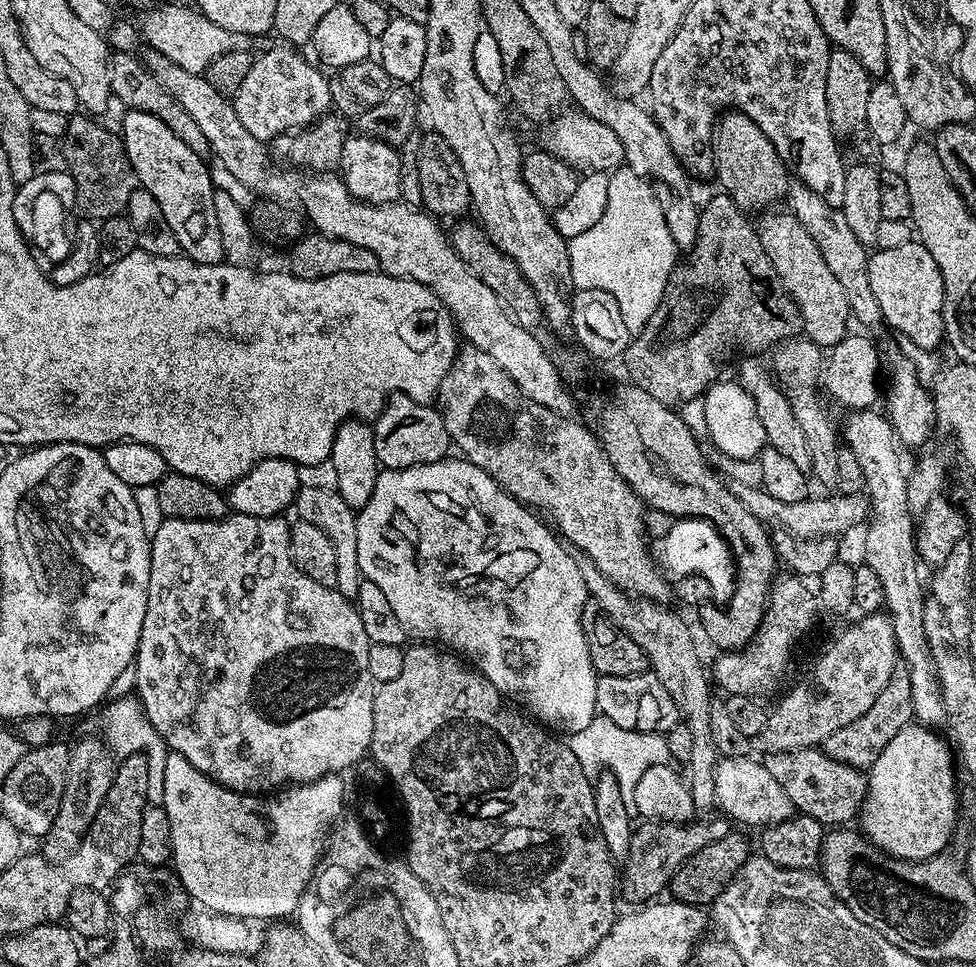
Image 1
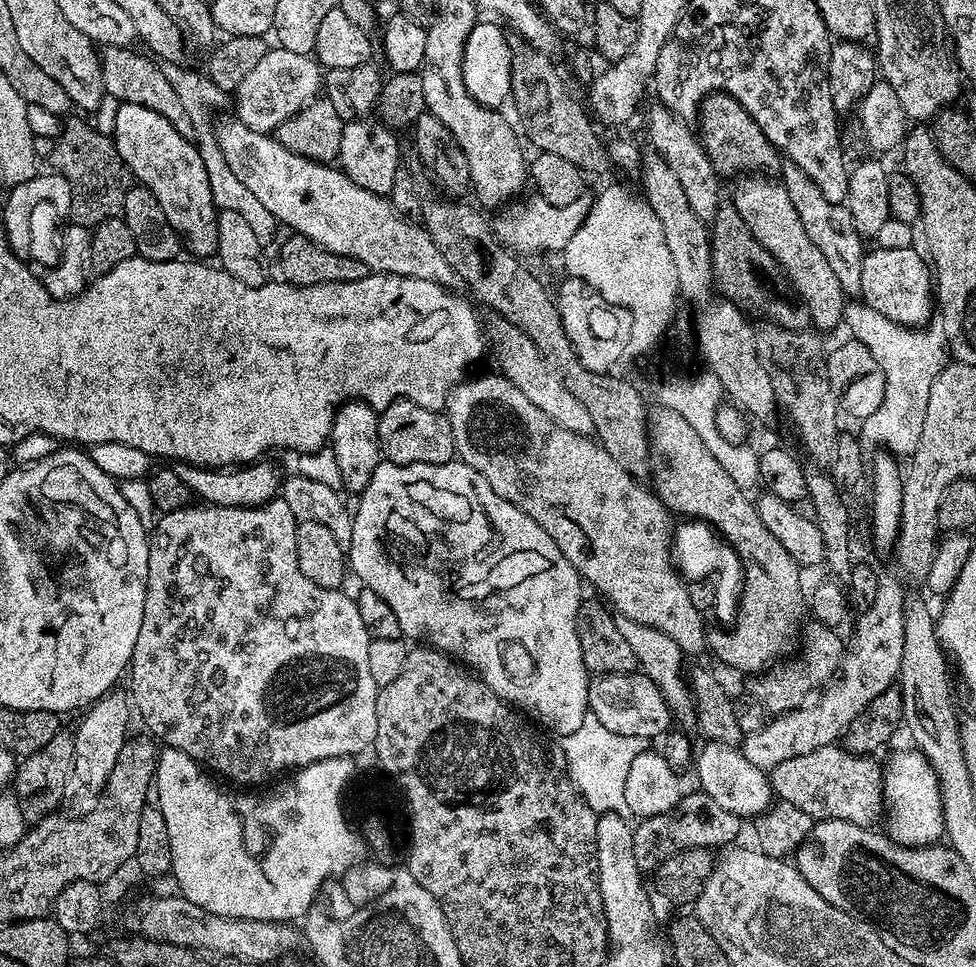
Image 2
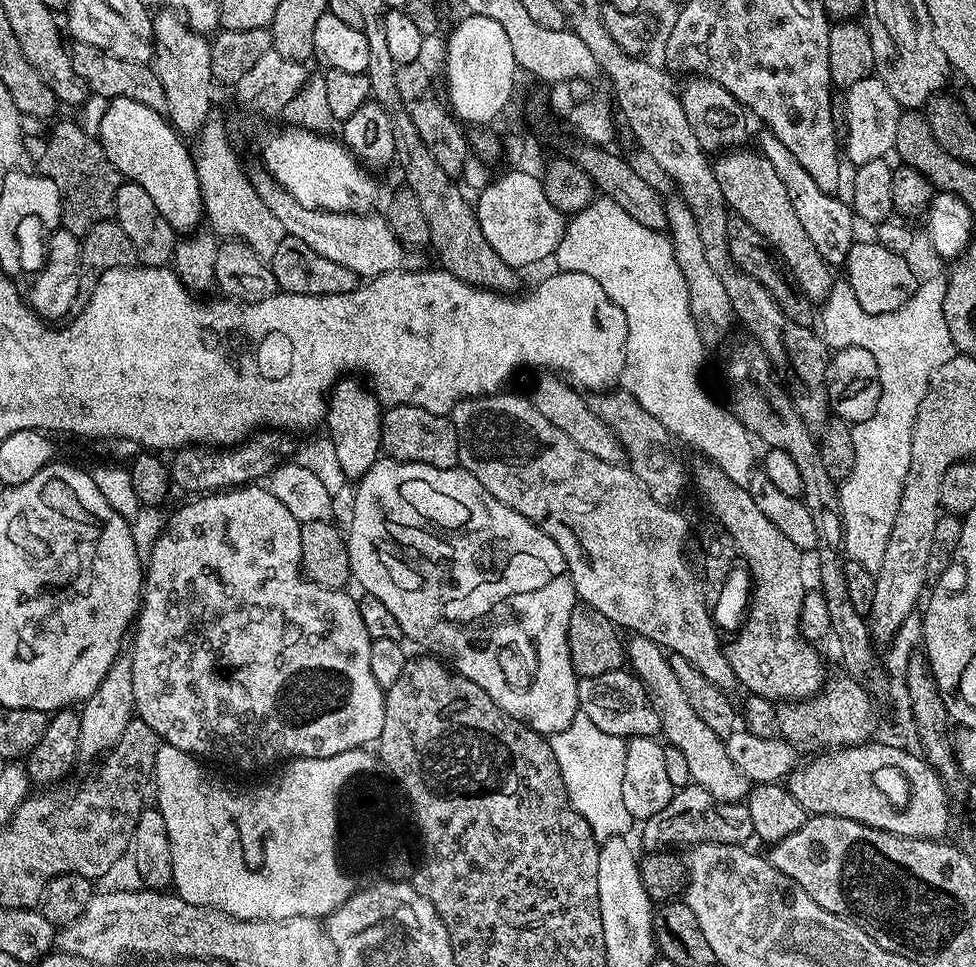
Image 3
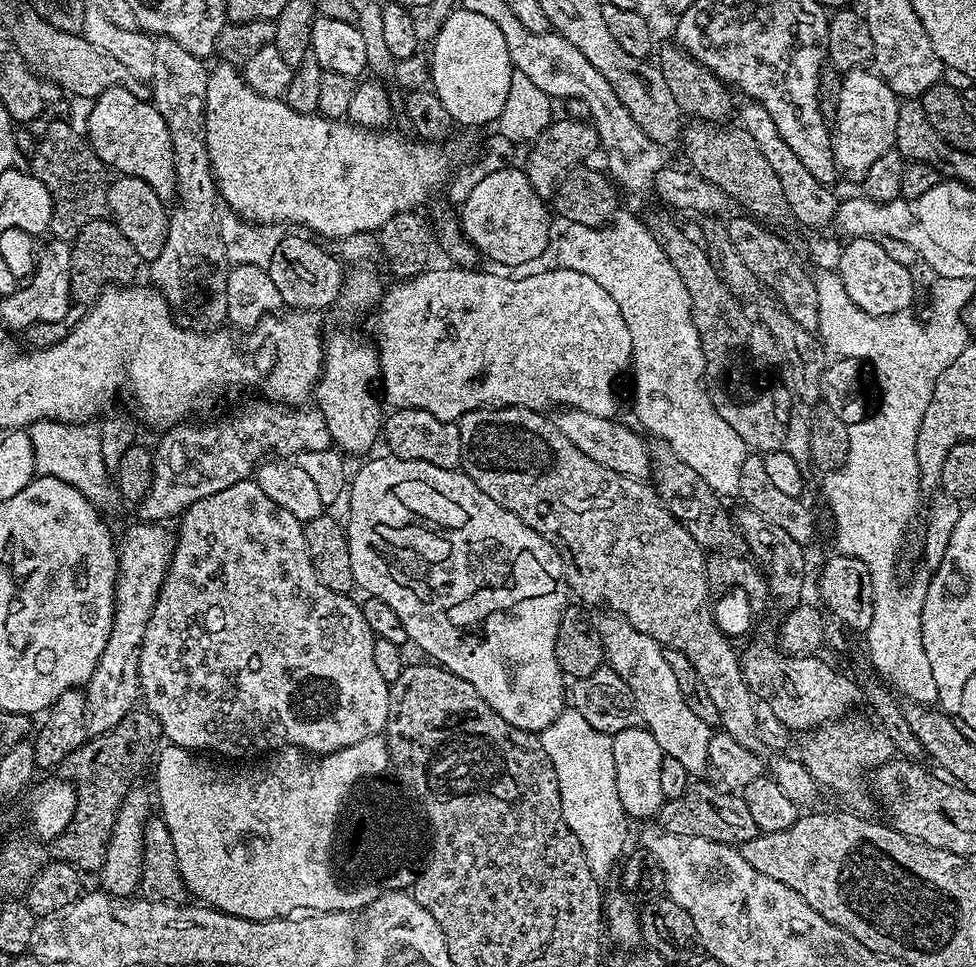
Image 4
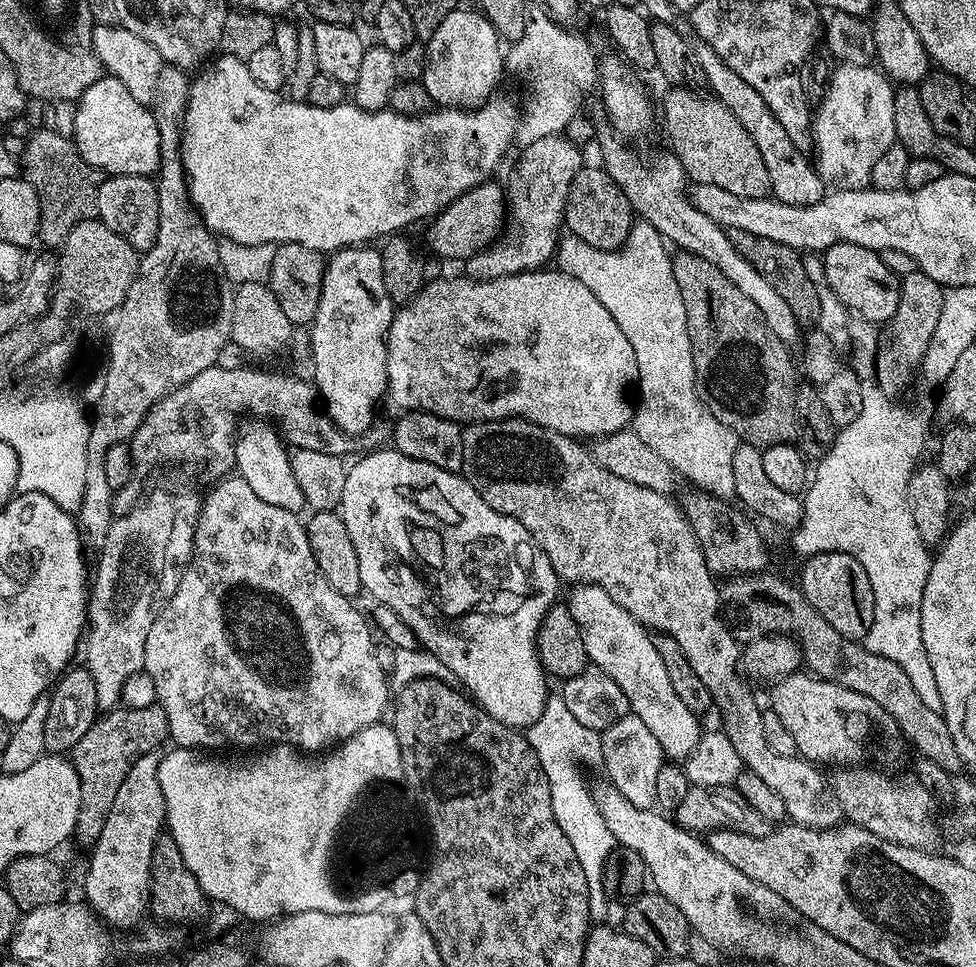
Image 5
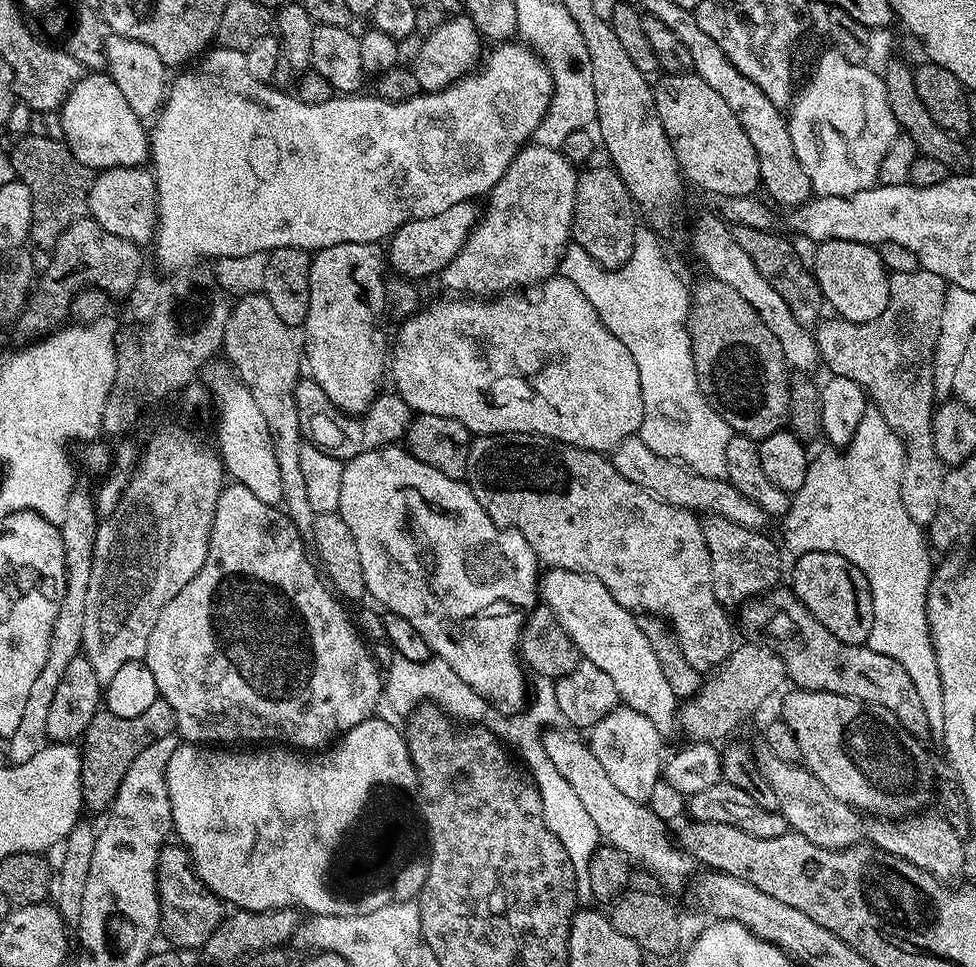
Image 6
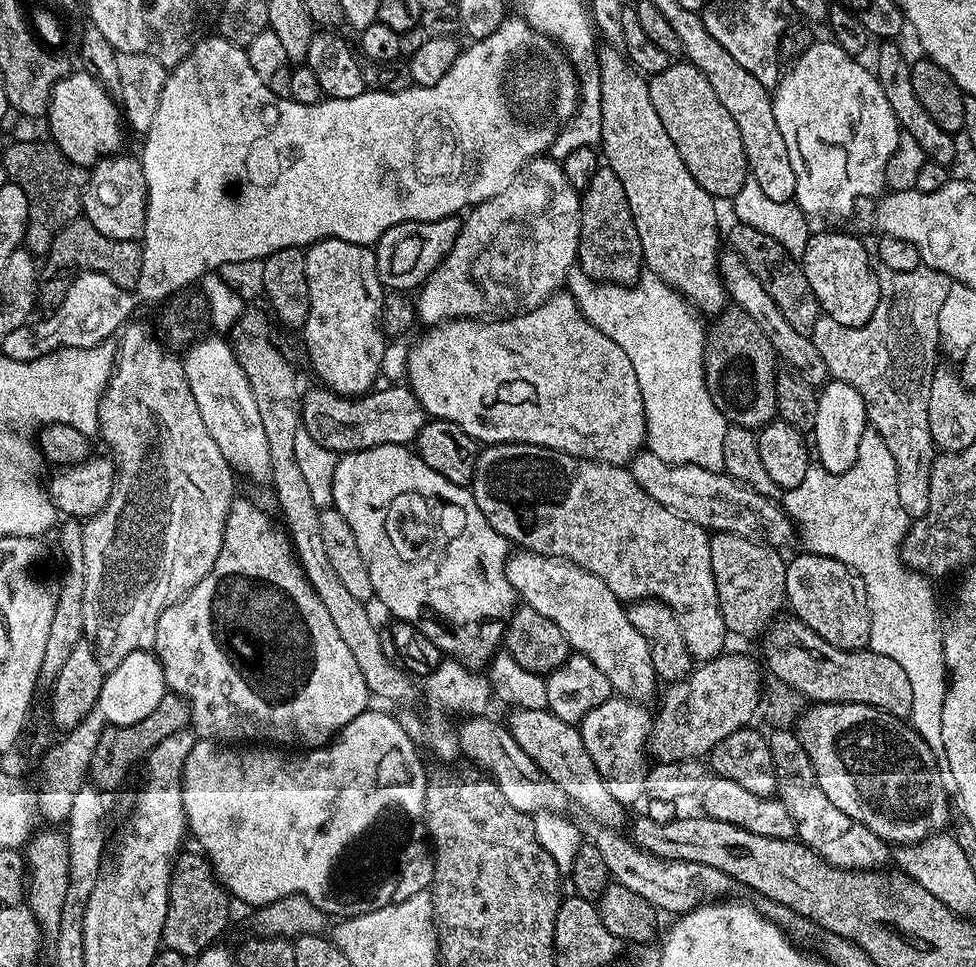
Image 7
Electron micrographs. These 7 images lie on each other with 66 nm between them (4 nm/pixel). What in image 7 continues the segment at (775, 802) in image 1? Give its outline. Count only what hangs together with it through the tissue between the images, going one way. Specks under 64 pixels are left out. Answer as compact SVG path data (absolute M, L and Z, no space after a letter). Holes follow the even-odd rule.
M527 550L517 553L517 556L516 553L509 555L508 564L504 567L510 586L515 590L517 597L527 607L538 610L538 614L550 618L550 622L554 622L554 626L558 626L558 630L562 630L562 634L568 639L569 649L590 658L590 662L594 662L594 666L598 666L598 670L602 670L602 674L610 678L613 693L637 702L647 701L647 696L655 690L656 684L658 685L656 671L650 662L648 640L642 638L638 630L634 630L634 626L630 626L625 605L610 590L610 586L606 586L602 578L582 570L582 566L569 560L543 556Z

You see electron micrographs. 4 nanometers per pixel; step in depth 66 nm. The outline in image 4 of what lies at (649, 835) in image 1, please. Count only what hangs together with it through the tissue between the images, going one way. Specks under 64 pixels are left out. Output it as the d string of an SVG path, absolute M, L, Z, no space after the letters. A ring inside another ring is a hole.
M693 783L688 792L677 800L669 800L658 813L658 824L670 834L690 834L698 838L713 840L719 844L739 846L761 835L758 822L750 814L743 795L729 794L727 791L711 788L708 784Z

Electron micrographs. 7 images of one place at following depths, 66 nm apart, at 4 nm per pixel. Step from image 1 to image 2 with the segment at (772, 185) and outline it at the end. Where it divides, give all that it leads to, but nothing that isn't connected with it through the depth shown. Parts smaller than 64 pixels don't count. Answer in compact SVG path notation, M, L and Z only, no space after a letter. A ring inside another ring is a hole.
M713 92L705 96L698 109L698 137L704 145L705 154L720 178L732 176L739 177L741 174L776 174L782 168L782 156L776 147L762 134L762 126L745 108L724 92Z

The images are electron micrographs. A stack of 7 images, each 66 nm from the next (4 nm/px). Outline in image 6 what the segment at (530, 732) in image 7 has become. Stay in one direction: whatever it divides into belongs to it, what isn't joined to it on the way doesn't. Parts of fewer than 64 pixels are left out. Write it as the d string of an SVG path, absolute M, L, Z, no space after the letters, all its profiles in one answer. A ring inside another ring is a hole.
M548 730L543 733L545 752L558 774L566 778L570 790L578 794L578 802L582 802L586 814L590 814L590 822L594 822L601 841L632 864L634 862L649 868L666 887L683 889L686 881L693 875L694 861L670 839L669 825L660 820L647 803L626 798L626 794L622 794L622 790L618 790L614 782L610 782L606 770L602 770L602 762L594 758L591 747L585 741L583 744L578 737L571 736L576 735L571 731L564 731L568 730Z

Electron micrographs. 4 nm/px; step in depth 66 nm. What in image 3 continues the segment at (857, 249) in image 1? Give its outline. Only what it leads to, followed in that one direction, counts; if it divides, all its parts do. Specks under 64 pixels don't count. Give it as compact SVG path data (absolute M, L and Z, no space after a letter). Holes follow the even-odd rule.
M767 130L761 132L758 151L761 156L766 157L770 166L774 166L782 186L786 186L786 195L794 205L794 214L798 214L798 219L802 221L802 226L806 229L810 242L814 242L814 246L818 246L818 254L822 254L822 258L829 266L847 265L852 255L852 245L857 239L856 228L852 225L854 213L851 207L845 201L843 204L839 200L841 198L839 195L821 190L818 182L814 182L814 178L810 178L810 174L806 174L806 170L799 164L798 158L794 158L794 154L790 154L790 150L786 150L786 146L782 146L782 142L778 142L776 135Z

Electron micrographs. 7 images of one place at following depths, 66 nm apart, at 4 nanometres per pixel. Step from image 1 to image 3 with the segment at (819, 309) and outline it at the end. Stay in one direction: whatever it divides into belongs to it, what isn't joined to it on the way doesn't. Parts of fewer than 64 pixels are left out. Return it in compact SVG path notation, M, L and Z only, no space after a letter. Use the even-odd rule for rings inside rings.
M728 150L714 160L718 186L728 208L748 222L776 256L778 254L784 259L783 267L790 276L792 271L791 279L794 284L796 279L795 287L803 295L813 302L824 301L834 283L833 269L822 258L822 254L818 254L818 246L810 242L802 221L798 219L798 214L794 214L794 205L786 195L786 186L782 186L774 166L770 166L770 162L759 151L744 151L748 150Z

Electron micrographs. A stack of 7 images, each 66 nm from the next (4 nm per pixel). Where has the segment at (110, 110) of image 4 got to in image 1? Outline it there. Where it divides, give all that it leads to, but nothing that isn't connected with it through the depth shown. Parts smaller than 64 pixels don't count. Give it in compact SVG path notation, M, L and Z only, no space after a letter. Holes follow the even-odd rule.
M131 110L123 114L122 139L130 166L134 166L137 185L158 198L158 206L162 206L162 214L166 214L166 222L170 222L178 238L181 253L199 264L221 263L224 252L214 212L216 188L213 187L209 165L204 165L205 157L194 154L194 150L190 150L182 138L176 137L166 122L154 118L154 114Z

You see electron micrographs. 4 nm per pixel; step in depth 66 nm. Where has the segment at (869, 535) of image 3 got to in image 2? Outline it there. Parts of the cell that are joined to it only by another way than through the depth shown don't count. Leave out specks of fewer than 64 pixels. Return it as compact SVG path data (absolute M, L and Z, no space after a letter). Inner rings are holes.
M863 302L845 303L842 324L845 329L848 327L852 331L849 332L851 339L864 343L870 349L885 374L882 404L874 414L862 420L865 436L863 439L873 440L874 443L880 444L876 446L883 446L897 457L907 457L915 452L918 438L922 434L926 398L930 394L932 378L937 376L950 360L944 329L939 326L907 328L905 324L896 324L890 318L878 314L878 310Z

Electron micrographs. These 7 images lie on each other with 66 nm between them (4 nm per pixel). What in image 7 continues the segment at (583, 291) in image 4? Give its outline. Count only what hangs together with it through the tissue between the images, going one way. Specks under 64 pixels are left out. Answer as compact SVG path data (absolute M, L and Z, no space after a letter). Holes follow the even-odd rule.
M561 290L550 297L545 304L507 318L481 318L478 320L446 320L442 324L429 327L416 340L416 345L408 352L406 359L406 384L418 398L429 417L454 422L454 426L462 426L470 438L481 445L490 444L533 444L546 446L550 450L565 452L577 456L579 460L599 460L601 464L627 465L637 452L645 447L648 431L646 417L642 406L642 390L638 390L638 378L634 374L634 366L630 366L630 358L626 358L626 350L618 346L618 342L610 342L602 330L598 330L582 314L582 310L569 296Z

